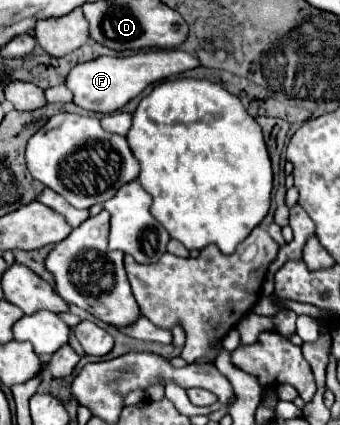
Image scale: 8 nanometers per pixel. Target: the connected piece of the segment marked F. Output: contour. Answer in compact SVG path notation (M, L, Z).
M178 48L172 50L150 50L150 52L138 52L132 56L100 56L96 60L90 60L86 64L78 64L72 68L66 86L74 92L74 104L90 110L90 112L102 112L110 114L120 110L126 102L136 98L146 86L160 82L168 76L182 74L186 70L198 68L200 60L188 52L182 52Z

